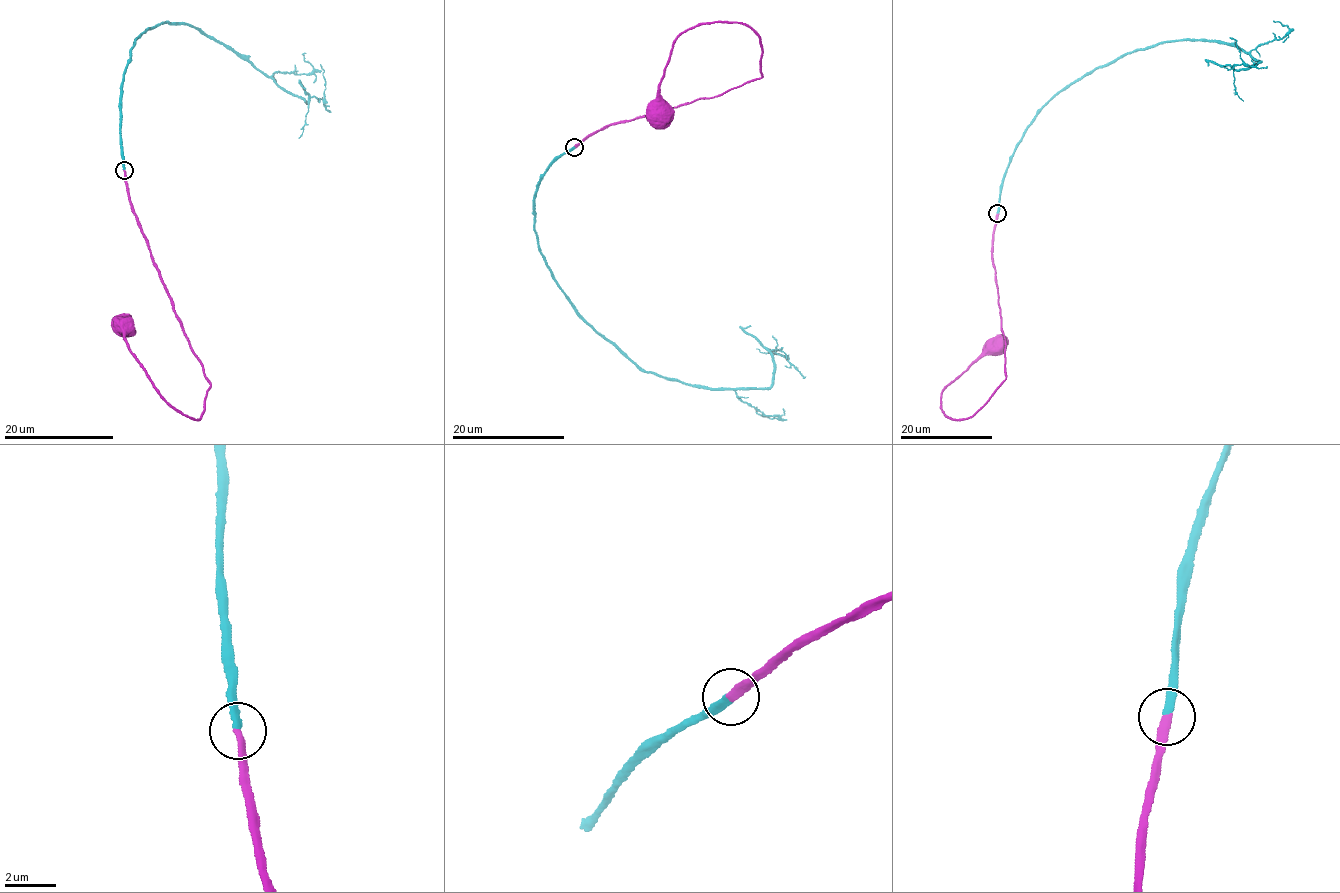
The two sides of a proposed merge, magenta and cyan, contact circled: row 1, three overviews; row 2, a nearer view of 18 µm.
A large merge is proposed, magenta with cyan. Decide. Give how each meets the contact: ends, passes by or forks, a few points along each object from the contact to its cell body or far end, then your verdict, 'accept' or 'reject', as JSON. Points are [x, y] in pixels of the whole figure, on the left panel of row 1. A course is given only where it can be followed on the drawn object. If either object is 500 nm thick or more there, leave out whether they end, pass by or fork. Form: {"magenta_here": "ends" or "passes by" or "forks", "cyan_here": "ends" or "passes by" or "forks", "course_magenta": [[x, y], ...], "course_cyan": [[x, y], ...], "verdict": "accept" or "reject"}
{"magenta_here": "ends", "cyan_here": "ends", "course_magenta": [[123, 169], [151, 261], [211, 385], [198, 420], [172, 408], [122, 332], [115, 330], [120, 324]], "course_cyan": [[123, 169], [123, 80], [137, 37], [159, 23], [205, 33], [307, 102], [324, 98], [319, 64]], "verdict": "accept"}

